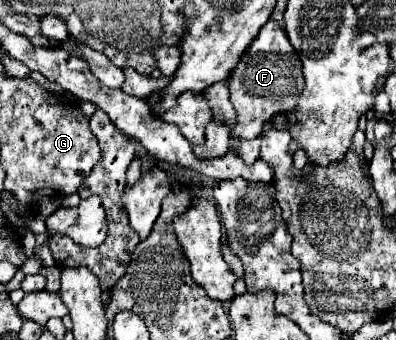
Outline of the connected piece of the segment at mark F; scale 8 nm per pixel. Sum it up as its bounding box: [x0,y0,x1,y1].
[230,20,302,140]

